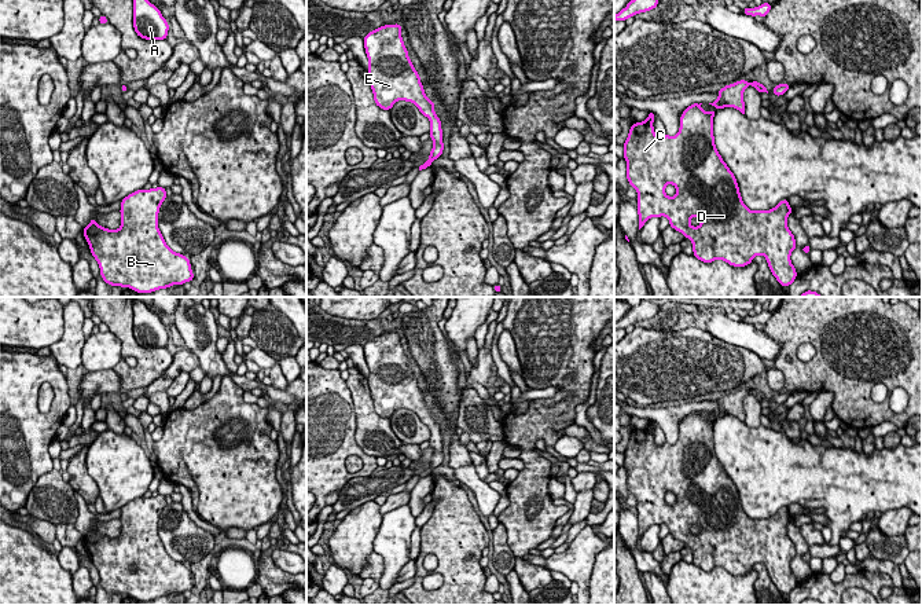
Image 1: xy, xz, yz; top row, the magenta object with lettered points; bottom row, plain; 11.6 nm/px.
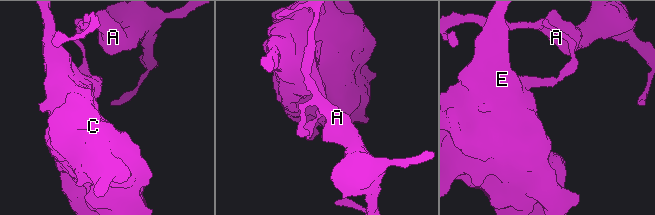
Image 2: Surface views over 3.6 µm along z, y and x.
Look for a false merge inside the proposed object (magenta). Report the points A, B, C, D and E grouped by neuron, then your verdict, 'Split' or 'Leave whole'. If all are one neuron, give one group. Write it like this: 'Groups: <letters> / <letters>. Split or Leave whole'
Groups: A / B C D E. Split

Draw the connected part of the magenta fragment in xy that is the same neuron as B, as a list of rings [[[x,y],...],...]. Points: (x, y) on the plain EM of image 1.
[[[161,494],[133,499],[121,509],[118,538],[98,534],[95,525],[82,536],[107,593],[153,601],[192,590],[188,565],[173,560],[158,536],[159,516],[166,505]]]

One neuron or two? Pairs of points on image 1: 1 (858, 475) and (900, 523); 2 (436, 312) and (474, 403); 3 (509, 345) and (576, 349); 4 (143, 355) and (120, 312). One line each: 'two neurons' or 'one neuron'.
1: two neurons
2: two neurons
3: two neurons
4: one neuron

